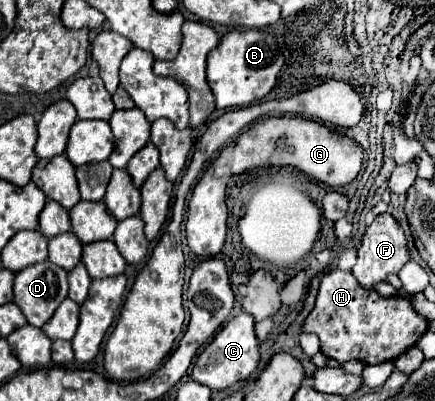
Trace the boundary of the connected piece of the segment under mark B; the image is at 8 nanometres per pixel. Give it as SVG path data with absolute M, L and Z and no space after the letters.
M229 31L221 37L215 51L207 57L207 83L215 95L217 109L233 109L245 107L261 101L277 81L277 73L283 67L283 51L279 49L275 37L267 31Z

